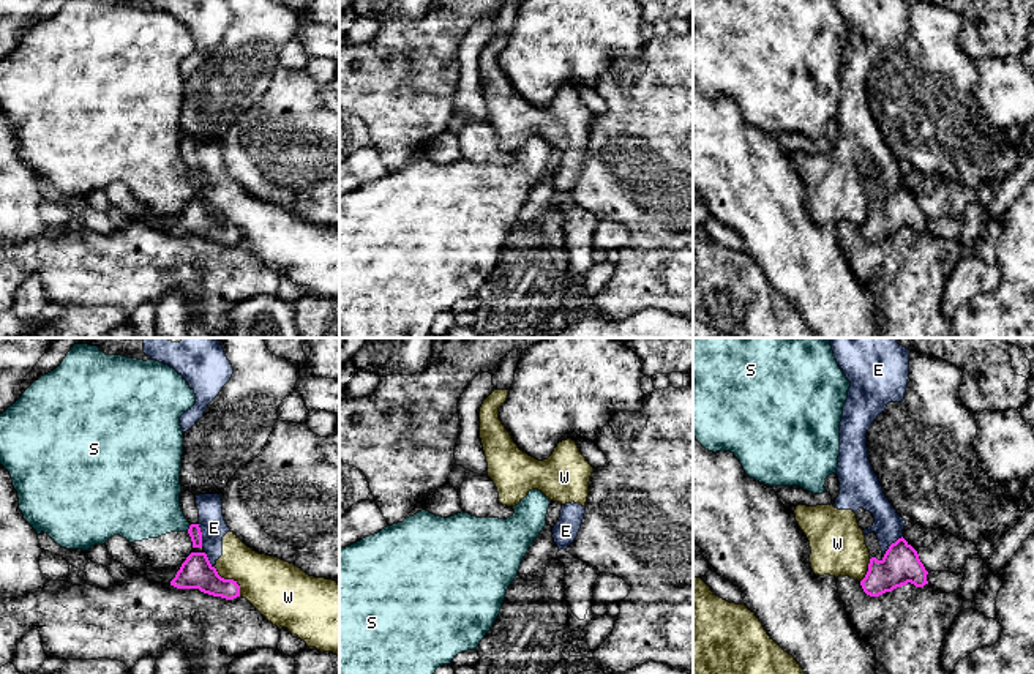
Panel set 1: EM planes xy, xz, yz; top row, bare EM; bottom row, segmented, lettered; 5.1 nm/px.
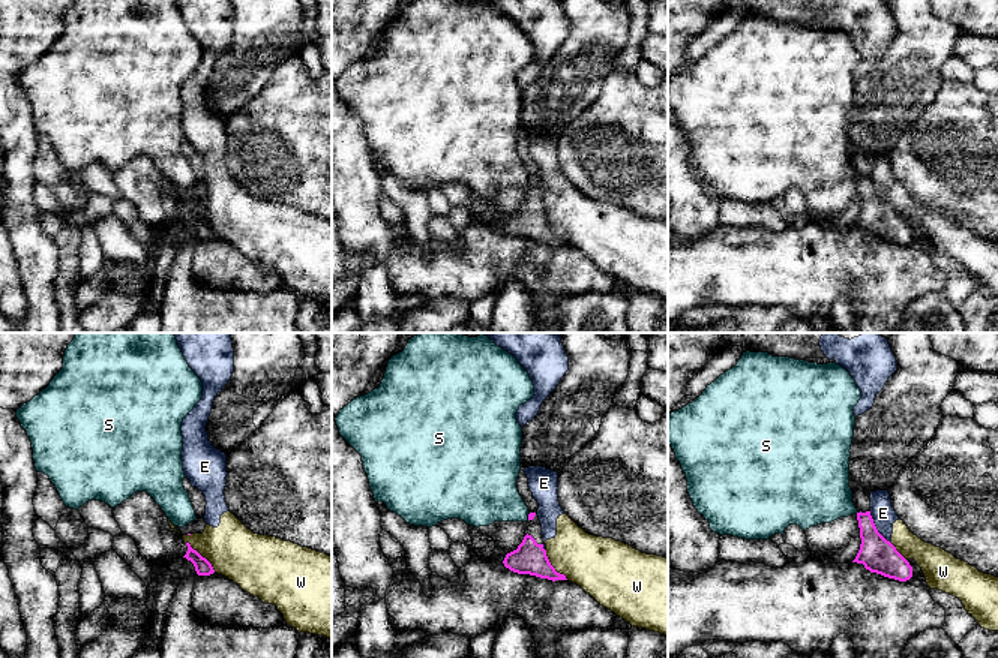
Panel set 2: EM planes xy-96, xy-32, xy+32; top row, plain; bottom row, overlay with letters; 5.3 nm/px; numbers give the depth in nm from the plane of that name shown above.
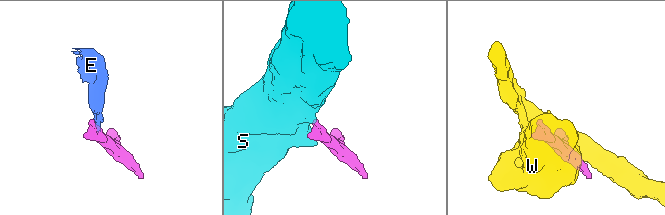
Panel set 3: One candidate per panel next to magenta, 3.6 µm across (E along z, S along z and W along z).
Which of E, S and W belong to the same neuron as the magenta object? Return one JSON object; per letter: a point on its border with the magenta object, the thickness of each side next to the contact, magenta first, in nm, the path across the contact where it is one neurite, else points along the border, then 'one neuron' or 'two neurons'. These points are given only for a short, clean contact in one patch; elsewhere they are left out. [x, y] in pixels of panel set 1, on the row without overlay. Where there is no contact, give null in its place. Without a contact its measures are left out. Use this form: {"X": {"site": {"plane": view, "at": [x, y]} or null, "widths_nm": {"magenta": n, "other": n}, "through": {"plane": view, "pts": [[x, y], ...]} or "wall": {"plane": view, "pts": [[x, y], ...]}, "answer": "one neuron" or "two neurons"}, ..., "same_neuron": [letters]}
{"E": {"site": {"plane": "xy", "at": [201, 182]}, "widths_nm": {"magenta": 70, "other": 140}, "wall": {"plane": "xy", "pts": [[198, 171], [202, 180], [202, 193]]}, "answer": "two neurons"}, "S": {"site": {"plane": "xy", "at": [190, 174]}, "widths_nm": {"magenta": 70, "other": 340}, "wall": {"plane": "xy", "pts": [[191, 171], [187, 177]]}, "answer": "two neurons"}, "W": {"site": {"plane": "xy", "at": [231, 226]}, "widths_nm": {"magenta": 170, "other": 300}, "wall": {"plane": "xy", "pts": [[213, 213], [221, 223], [231, 224], [239, 232], [240, 242]]}, "answer": "two neurons"}, "same_neuron": []}

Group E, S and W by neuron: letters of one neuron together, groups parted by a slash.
E W / S

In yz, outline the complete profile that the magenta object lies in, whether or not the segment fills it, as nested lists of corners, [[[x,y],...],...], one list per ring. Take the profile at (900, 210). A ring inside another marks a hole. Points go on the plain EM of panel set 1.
[[[875,178],[865,182],[865,191],[870,199],[870,210],[860,232],[867,242],[879,243],[908,229],[916,234],[928,230],[928,218],[917,197],[903,183],[892,189],[886,199],[881,197]]]

